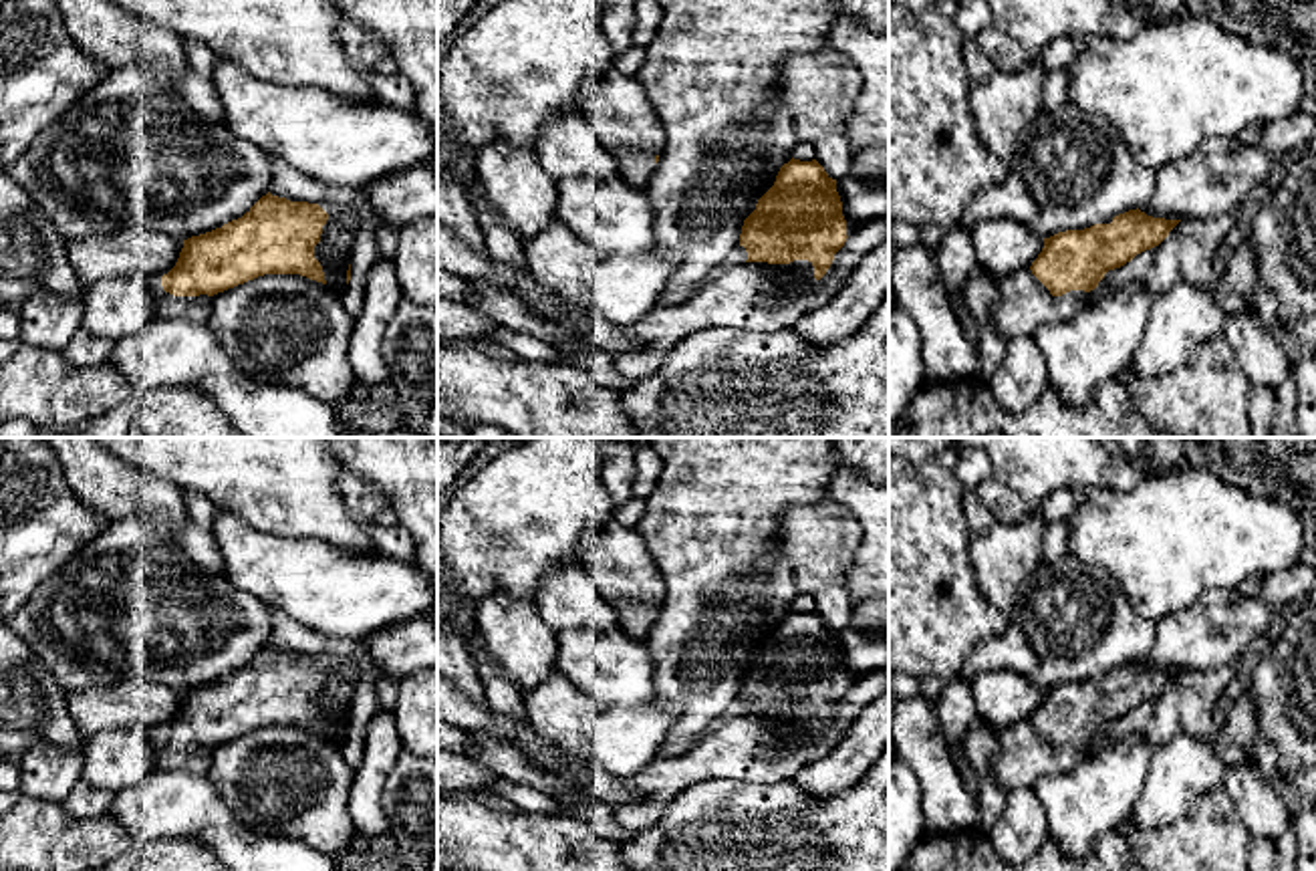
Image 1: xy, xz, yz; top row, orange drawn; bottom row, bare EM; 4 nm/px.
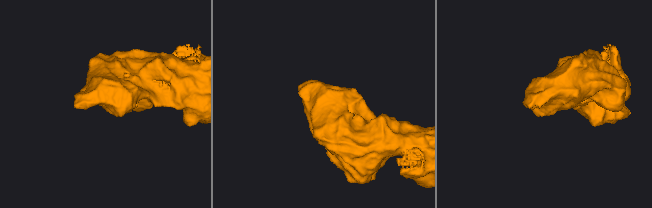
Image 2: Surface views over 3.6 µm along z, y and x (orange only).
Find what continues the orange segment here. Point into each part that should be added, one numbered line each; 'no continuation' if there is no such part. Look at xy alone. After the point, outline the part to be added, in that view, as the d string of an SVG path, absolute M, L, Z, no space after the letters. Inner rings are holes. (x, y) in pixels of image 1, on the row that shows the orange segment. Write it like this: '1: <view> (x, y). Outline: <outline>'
no continuation

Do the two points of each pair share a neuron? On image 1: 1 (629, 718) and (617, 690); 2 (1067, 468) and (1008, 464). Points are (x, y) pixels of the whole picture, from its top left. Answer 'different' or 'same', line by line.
1: different
2: same

